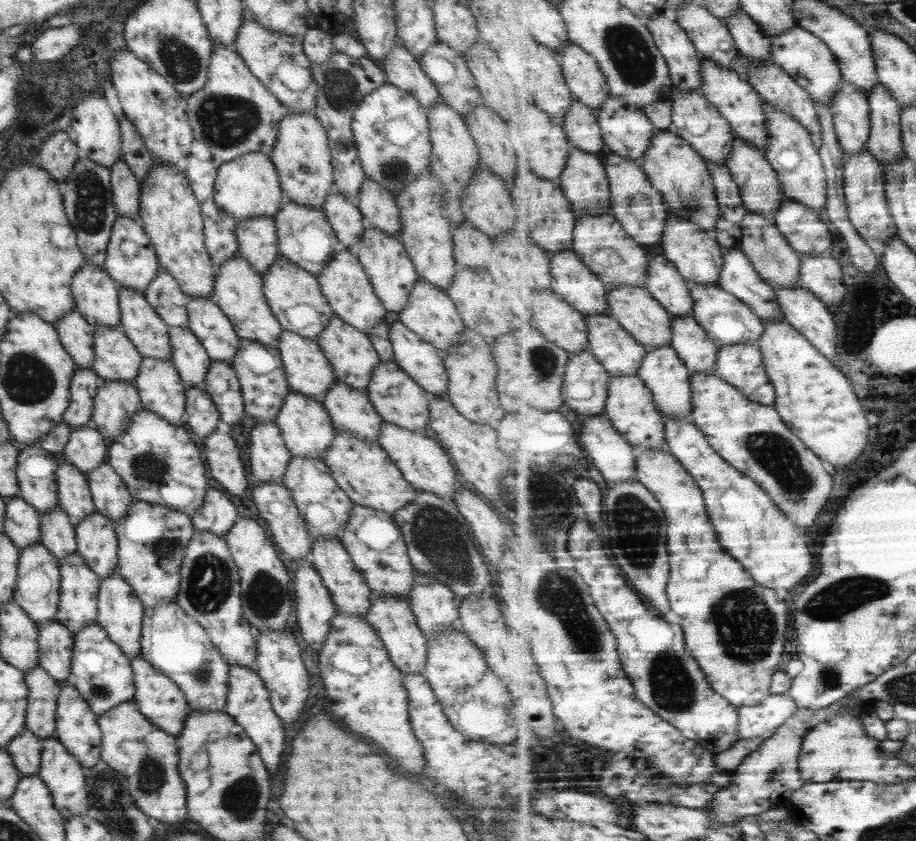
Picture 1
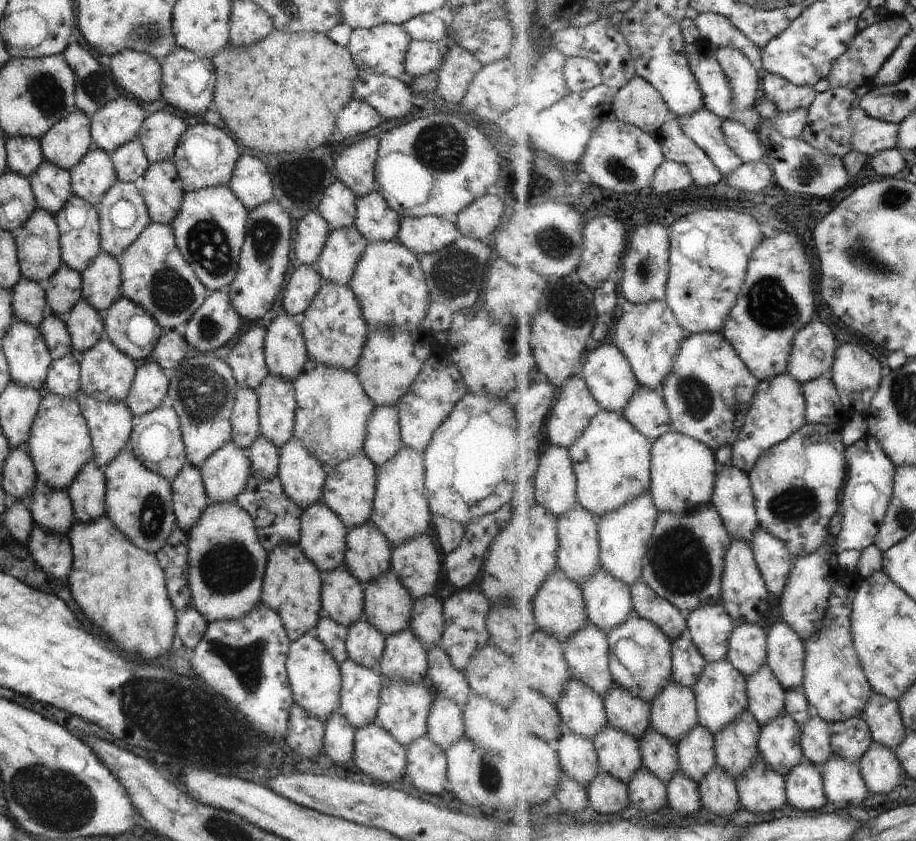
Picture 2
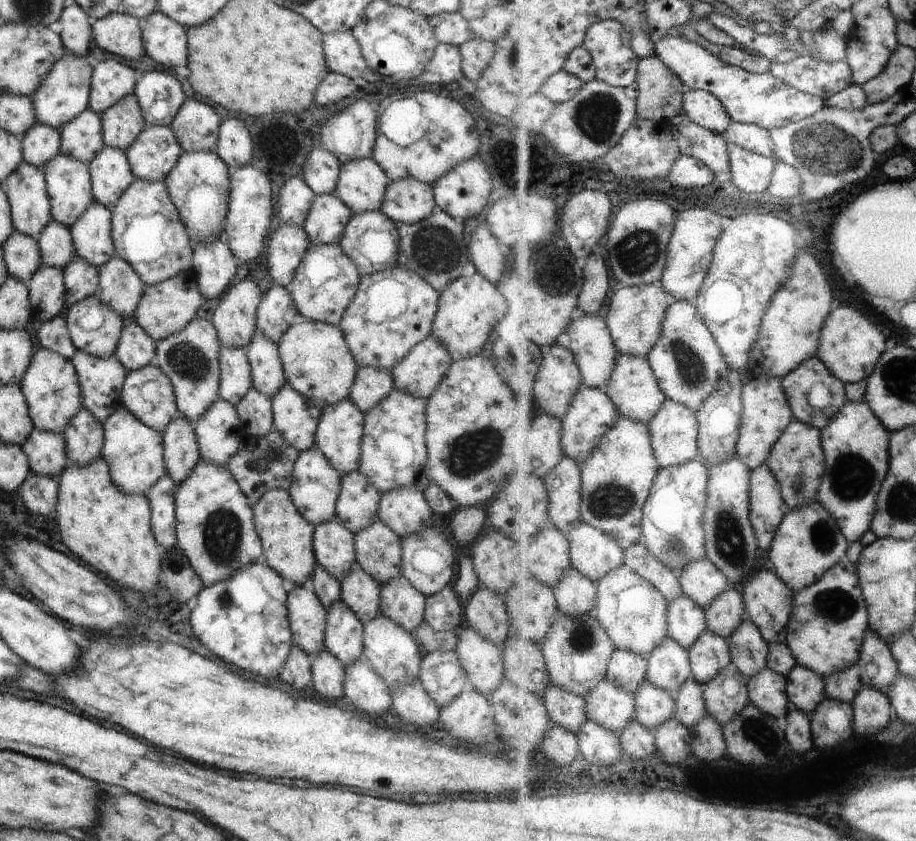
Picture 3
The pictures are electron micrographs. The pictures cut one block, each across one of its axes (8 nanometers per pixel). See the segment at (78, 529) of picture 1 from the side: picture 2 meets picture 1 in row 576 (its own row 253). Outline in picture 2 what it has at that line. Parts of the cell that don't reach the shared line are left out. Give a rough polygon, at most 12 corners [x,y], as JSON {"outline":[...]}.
{"outline":[[101,250],[81,275],[81,301],[98,313],[121,297],[121,266]]}

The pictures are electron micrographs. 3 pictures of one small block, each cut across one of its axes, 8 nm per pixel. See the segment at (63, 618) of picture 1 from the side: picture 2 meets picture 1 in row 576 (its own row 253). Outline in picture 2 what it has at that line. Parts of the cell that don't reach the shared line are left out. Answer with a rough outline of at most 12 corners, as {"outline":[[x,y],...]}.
{"outline":[[72,195],[84,220],[55,214],[62,260],[80,274],[101,251],[94,205]]}

